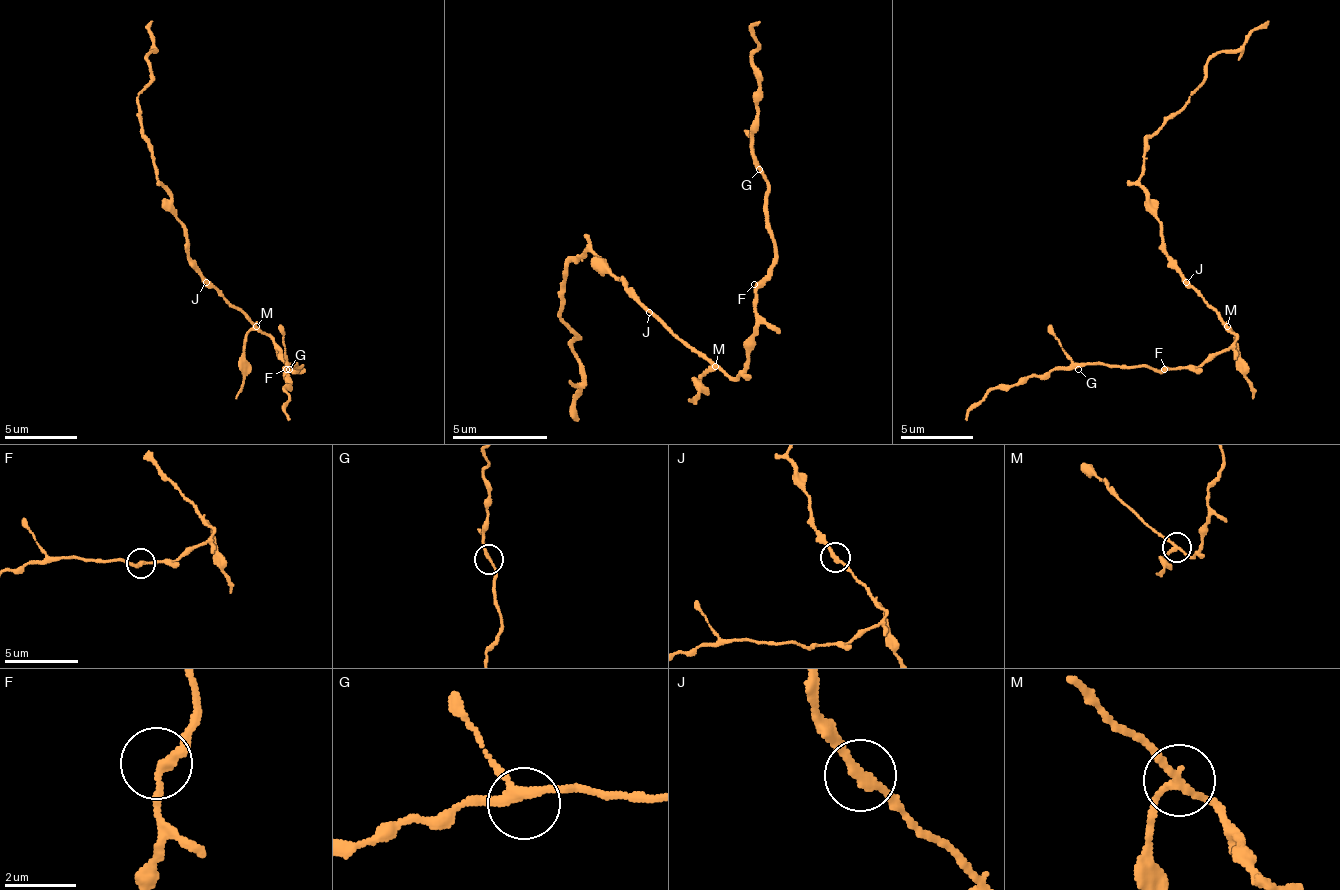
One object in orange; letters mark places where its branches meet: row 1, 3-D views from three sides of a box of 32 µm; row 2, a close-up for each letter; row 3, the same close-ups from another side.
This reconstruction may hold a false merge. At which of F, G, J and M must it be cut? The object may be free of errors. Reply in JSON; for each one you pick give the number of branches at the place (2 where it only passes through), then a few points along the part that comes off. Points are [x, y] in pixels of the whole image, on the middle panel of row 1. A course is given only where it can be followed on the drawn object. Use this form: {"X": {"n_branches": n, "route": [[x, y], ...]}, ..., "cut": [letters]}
{"M": {"n_branches": 3, "route": [[716, 365], [702, 374], [702, 388], [688, 403]]}, "cut": ["M"]}

